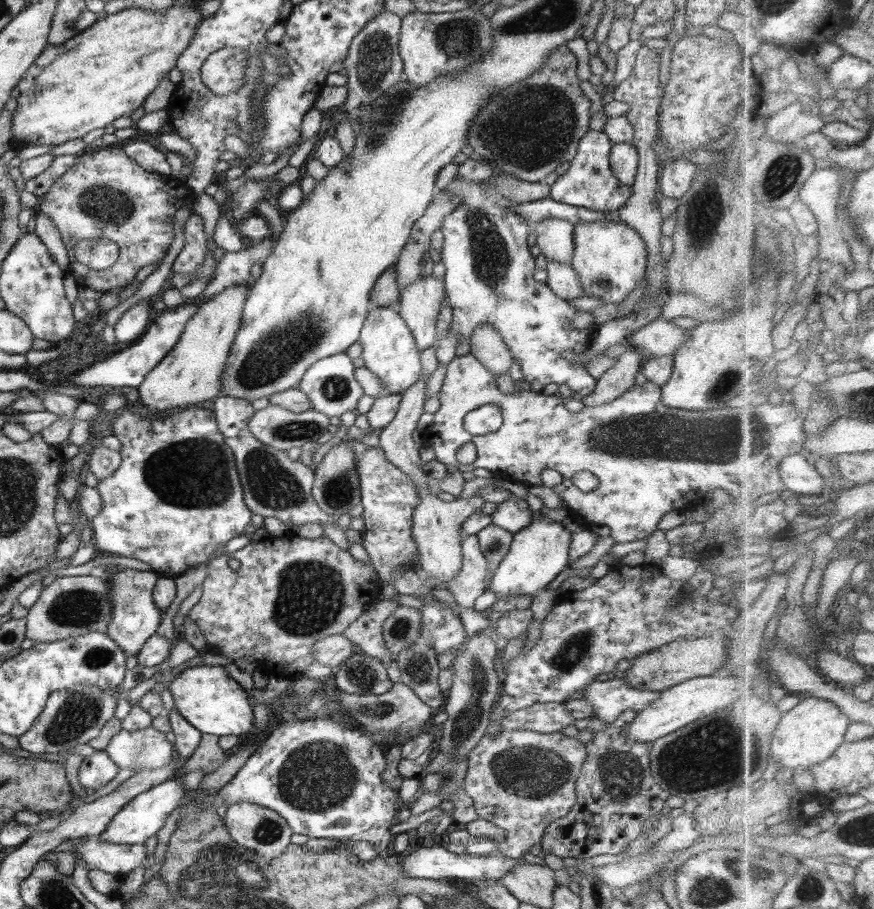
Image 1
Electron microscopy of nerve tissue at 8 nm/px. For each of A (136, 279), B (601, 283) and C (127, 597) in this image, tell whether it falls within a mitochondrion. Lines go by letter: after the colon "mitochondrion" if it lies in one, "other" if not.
A: other
B: mitochondrion
C: mitochondrion

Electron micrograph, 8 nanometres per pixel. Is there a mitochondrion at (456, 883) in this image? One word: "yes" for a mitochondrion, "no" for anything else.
no

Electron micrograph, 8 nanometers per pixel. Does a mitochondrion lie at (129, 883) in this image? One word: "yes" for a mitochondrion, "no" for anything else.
no

